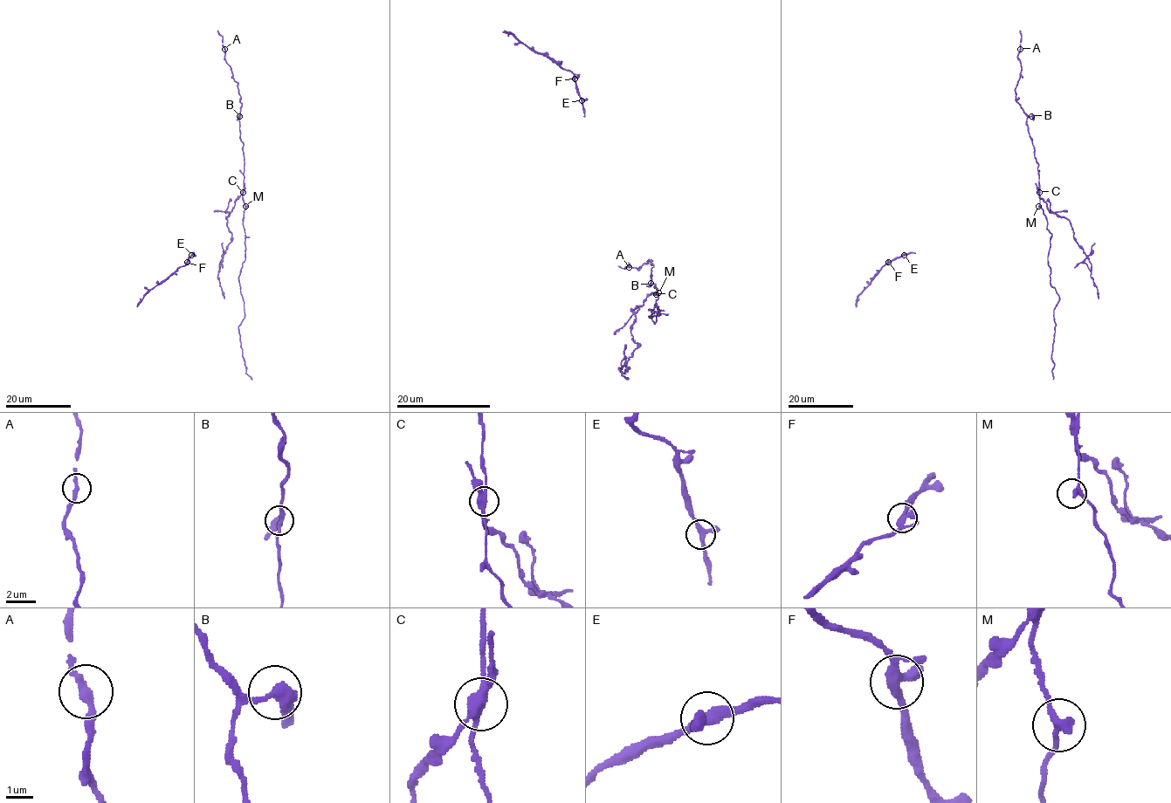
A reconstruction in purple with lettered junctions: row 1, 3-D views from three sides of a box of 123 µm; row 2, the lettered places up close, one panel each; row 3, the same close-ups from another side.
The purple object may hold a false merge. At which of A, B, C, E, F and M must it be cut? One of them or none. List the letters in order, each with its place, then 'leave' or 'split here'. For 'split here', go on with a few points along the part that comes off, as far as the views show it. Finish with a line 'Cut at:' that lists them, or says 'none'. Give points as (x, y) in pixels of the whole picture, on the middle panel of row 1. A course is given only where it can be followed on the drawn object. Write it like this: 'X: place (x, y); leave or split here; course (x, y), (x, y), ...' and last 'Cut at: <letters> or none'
A: place (629, 267); leave
B: place (650, 283); leave
C: place (656, 294); split here; course (655, 293), (650, 293), (637, 311), (630, 333), (638, 345), (621, 368), (619, 367), (628, 379)
E: place (582, 100); leave
F: place (575, 78); leave
M: place (658, 292); leave
Cut at: C

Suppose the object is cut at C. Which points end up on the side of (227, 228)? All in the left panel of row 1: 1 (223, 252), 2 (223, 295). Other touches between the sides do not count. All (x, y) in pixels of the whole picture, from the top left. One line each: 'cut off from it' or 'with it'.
1: with it
2: with it

